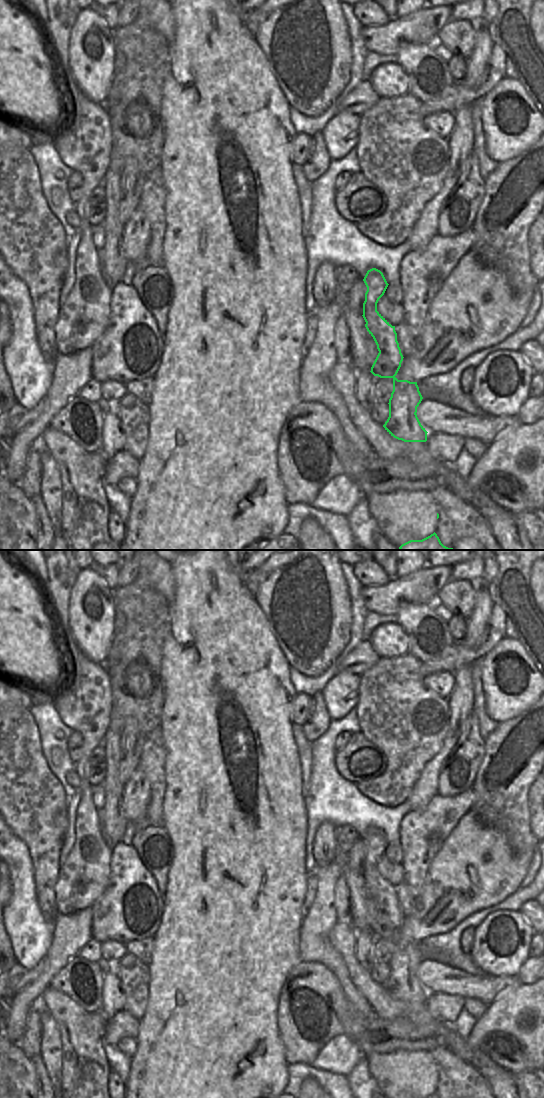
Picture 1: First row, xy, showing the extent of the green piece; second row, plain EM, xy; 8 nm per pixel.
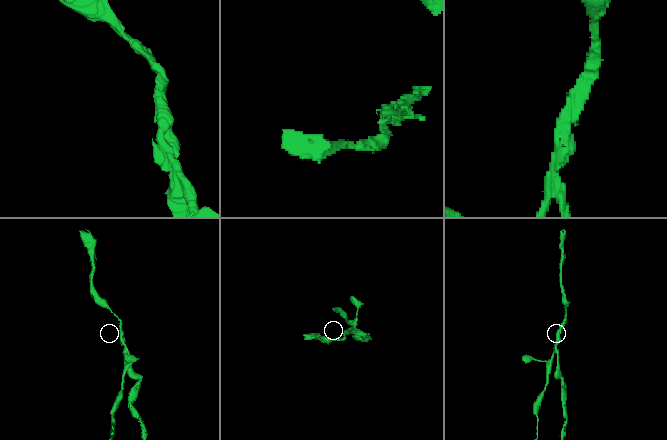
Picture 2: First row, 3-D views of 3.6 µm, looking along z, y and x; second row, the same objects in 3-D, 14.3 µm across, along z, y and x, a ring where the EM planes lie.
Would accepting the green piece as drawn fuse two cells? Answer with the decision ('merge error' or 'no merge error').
merge error

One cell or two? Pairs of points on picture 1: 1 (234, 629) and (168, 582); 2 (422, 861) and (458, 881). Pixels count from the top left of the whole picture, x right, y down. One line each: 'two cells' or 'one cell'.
1: two cells
2: two cells

